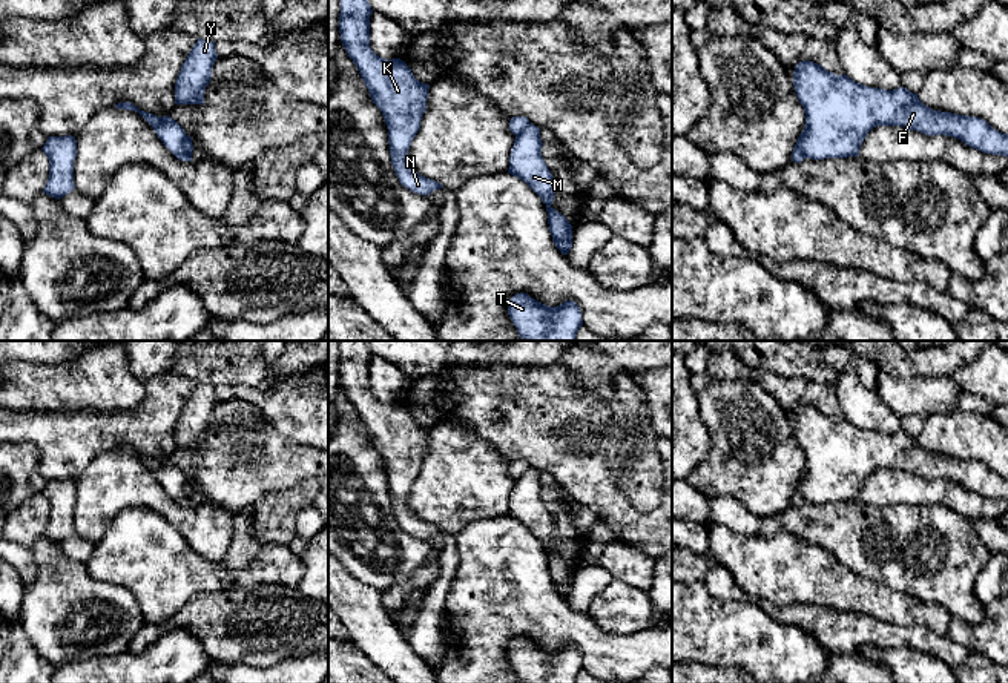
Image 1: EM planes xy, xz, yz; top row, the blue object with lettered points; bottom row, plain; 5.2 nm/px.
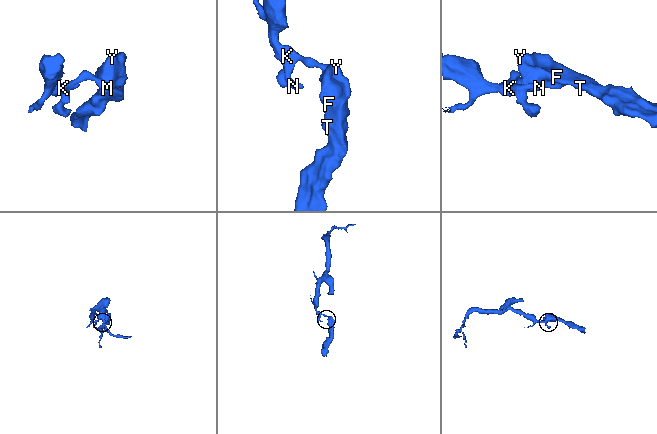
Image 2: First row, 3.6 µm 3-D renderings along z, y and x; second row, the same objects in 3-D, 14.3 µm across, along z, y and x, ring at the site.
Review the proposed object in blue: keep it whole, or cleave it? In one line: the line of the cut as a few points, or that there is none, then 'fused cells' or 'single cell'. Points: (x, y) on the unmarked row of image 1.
cut in yz along (803, 475), (801, 496), (806, 501); fused cells

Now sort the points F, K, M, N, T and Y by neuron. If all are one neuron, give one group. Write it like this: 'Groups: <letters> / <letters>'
Groups: F M T Y / K N

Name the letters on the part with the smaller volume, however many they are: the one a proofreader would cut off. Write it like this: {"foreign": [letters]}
{"foreign": ["F", "M", "T", "Y"]}

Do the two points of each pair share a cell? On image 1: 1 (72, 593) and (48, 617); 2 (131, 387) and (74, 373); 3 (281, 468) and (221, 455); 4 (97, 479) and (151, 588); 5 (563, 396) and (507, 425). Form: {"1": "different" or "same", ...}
{"1": "same", "2": "same", "3": "same", "4": "different", "5": "same"}

